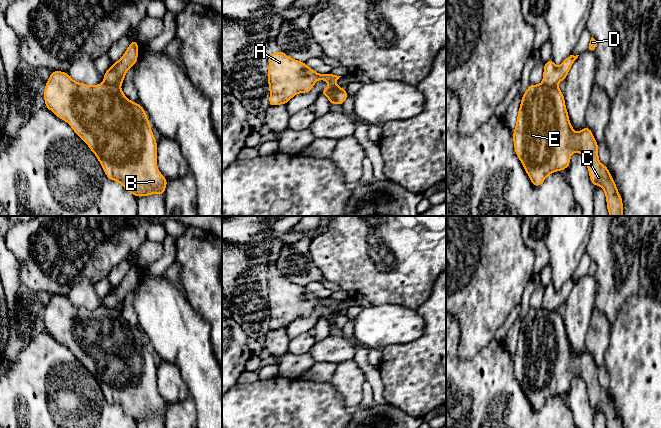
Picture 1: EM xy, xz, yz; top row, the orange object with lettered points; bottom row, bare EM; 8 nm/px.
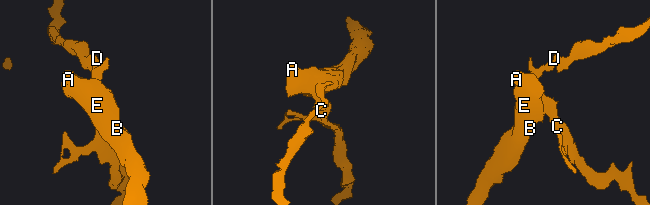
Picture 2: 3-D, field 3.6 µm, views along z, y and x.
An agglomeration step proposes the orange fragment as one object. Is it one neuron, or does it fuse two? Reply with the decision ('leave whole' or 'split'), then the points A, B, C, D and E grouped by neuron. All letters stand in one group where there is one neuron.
split | A B C E / D

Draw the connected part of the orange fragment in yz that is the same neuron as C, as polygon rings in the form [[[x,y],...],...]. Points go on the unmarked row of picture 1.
[[[530,307],[526,316],[522,319],[515,354],[512,358],[515,377],[520,383],[533,410],[540,410],[549,398],[568,392],[570,390],[570,381],[574,375],[577,375],[585,382],[589,401],[594,411],[600,409],[605,416],[607,428],[623,428],[622,421],[617,414],[614,403],[609,397],[608,391],[602,389],[599,385],[598,367],[594,363],[593,356],[587,350],[579,357],[573,354],[566,334],[563,316],[558,311],[548,311],[543,307],[540,309]]]

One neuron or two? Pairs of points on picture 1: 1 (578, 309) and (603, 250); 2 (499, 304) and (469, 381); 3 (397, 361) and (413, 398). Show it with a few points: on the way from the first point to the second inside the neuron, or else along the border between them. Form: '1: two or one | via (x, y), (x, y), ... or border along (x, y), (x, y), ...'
1: two | border along (592, 276), (596, 284), (595, 299)
2: two | border along (495, 337), (472, 357), (460, 357)
3: one | via (406, 370), (413, 377), (413, 389)

